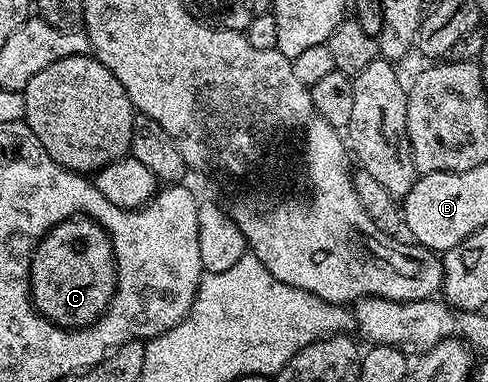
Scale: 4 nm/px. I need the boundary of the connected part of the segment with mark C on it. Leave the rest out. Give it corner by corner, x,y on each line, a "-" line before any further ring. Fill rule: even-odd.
84,216
68,218
55,224
55,228
41,237
29,265
29,296
33,299
34,308
48,322
66,328
91,326
105,313
116,291
117,262
113,259
113,245
109,234
98,222

